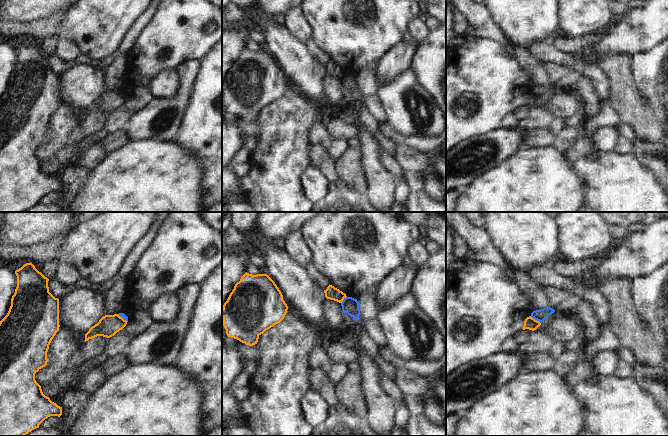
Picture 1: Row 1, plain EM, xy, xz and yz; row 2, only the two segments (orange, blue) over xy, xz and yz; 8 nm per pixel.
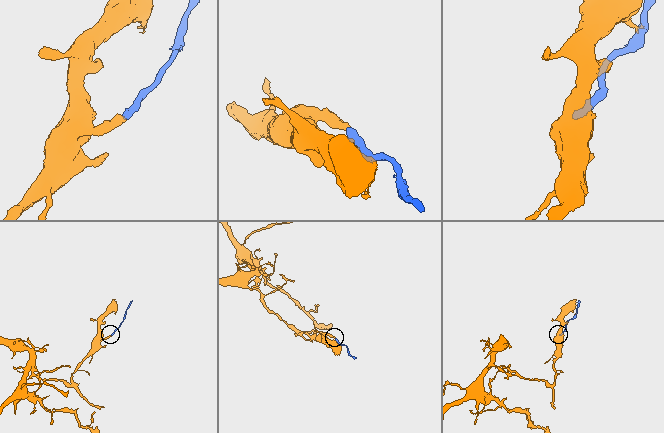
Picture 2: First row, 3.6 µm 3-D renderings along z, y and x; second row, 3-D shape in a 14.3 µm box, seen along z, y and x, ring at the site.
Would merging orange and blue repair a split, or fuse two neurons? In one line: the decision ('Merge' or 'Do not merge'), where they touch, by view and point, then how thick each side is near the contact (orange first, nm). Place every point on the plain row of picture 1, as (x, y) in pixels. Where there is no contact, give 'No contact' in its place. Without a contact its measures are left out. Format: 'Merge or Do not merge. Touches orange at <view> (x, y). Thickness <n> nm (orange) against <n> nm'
Do not merge. Touches orange at yz (534, 95). Thickness 100 nm (orange) against 100 nm.

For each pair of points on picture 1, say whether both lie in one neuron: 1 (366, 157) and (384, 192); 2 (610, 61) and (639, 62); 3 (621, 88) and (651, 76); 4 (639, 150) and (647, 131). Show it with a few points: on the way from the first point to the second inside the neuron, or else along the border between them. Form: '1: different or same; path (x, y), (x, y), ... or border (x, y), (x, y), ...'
1: same; path (372, 166), (380, 183)
2: different; border (632, 56), (631, 70), (637, 85)
3: different; border (631, 59), (631, 70), (636, 84)
4: different; border (635, 134), (641, 139), (657, 143)

